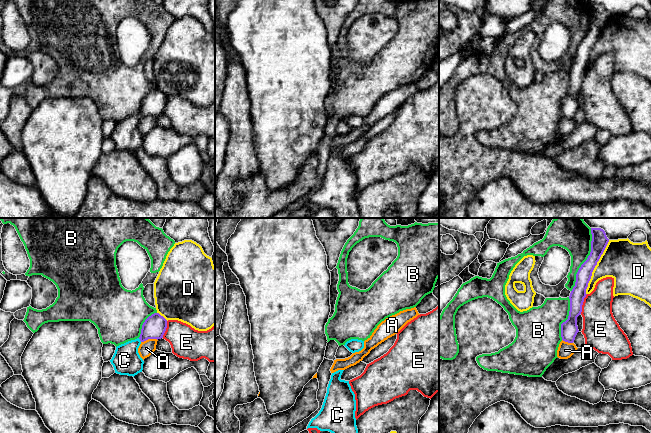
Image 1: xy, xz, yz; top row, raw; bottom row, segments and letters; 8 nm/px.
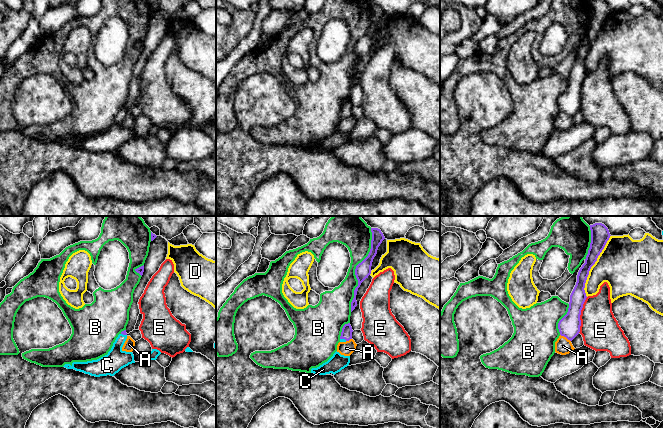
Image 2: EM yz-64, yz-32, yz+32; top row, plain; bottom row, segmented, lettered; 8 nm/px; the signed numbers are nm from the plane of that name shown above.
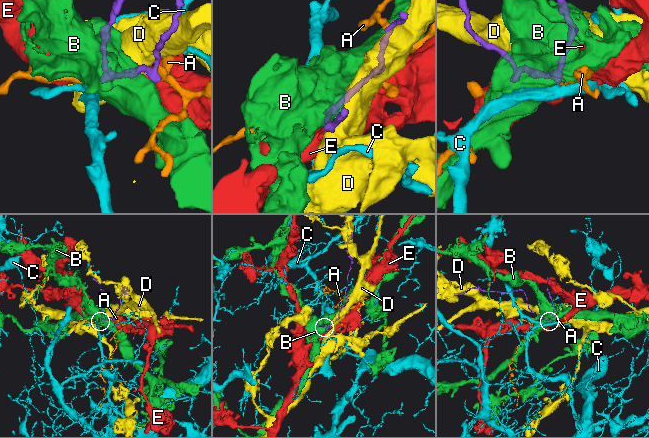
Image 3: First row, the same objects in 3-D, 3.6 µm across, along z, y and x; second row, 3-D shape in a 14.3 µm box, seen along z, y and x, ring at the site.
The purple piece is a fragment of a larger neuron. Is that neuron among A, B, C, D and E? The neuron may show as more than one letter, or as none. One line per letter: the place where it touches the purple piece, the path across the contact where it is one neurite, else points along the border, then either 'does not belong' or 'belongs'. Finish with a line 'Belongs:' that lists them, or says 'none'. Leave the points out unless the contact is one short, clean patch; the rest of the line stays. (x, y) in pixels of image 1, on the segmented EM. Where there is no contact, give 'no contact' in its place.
A: xy (149, 338) | does not belong
B: yz (586, 260) | does not belong
C: xy (140, 340) | across xy (154, 327), (140, 340), (128, 351), (126, 360) | belongs
D: yz (594, 267) | does not belong
E: yz (582, 304) | does not belong
Belongs: C

